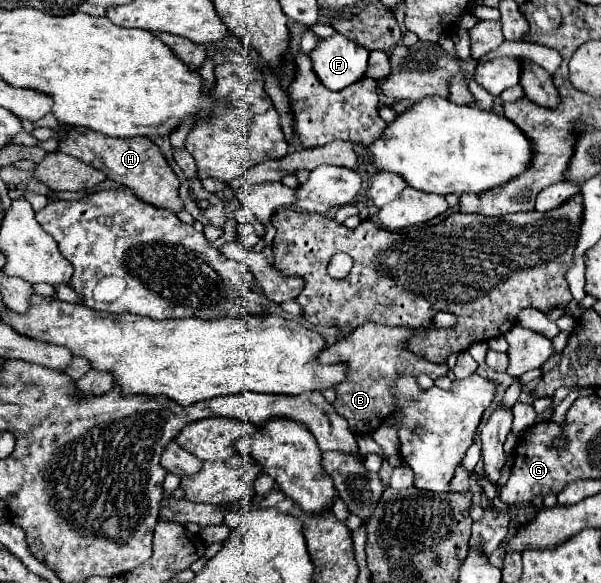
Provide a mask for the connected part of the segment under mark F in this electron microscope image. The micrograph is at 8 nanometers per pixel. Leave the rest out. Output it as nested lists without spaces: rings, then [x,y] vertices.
[[[342,34],[322,38],[310,52],[312,70],[328,90],[342,90],[358,82],[368,66],[368,50]]]

